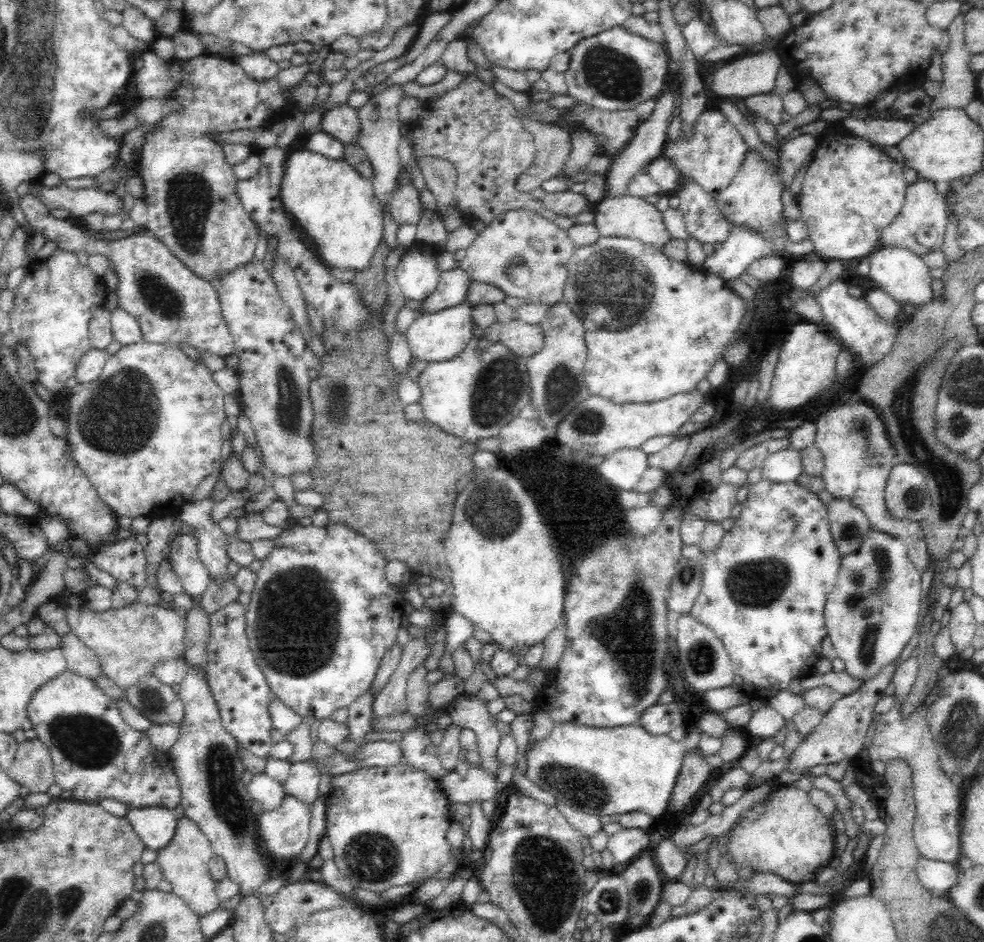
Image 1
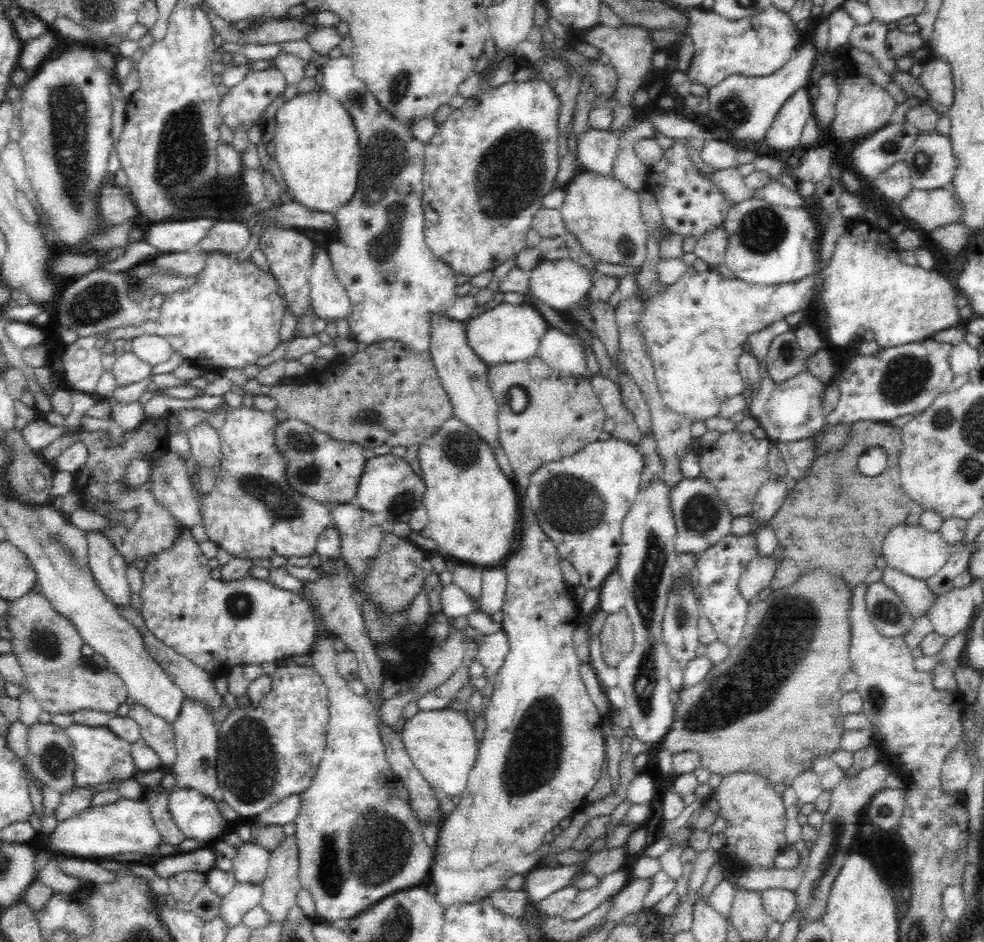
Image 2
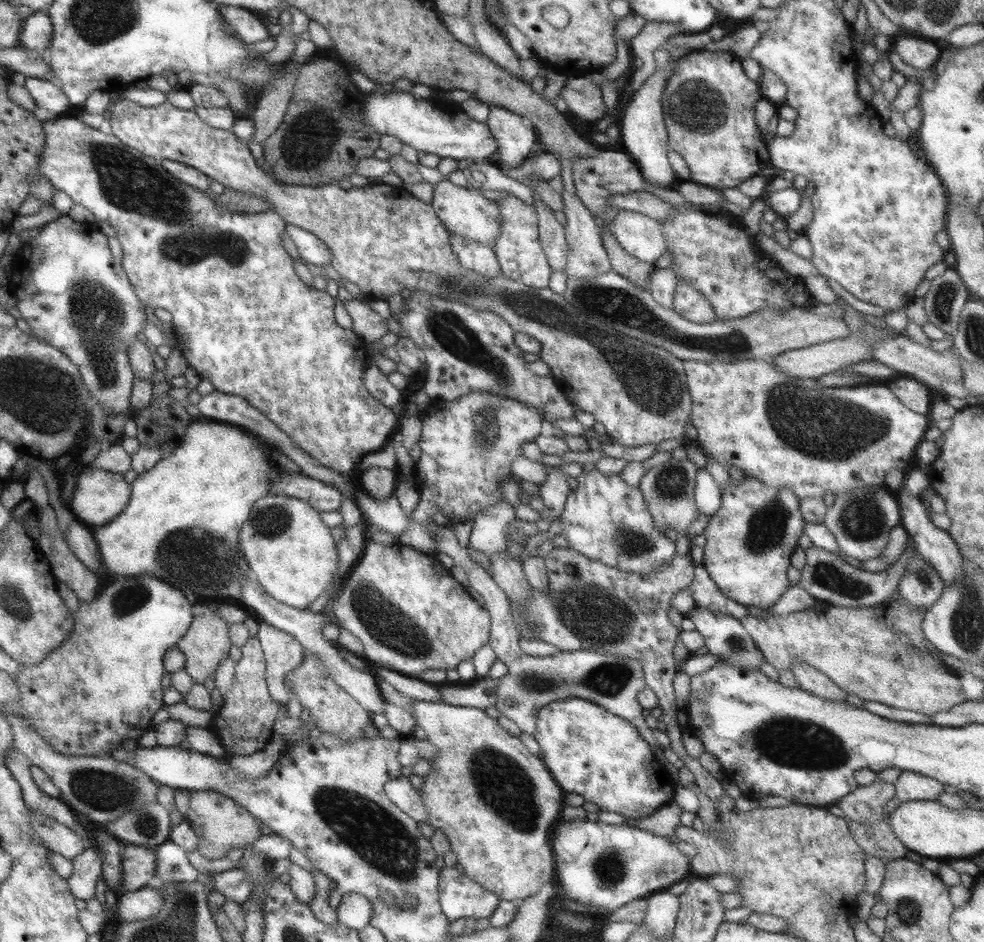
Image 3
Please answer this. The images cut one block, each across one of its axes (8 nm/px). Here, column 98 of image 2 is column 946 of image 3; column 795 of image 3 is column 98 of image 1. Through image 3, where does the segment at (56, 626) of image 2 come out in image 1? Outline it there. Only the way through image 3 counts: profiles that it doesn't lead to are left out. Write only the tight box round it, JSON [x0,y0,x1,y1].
[52,588,185,691]

